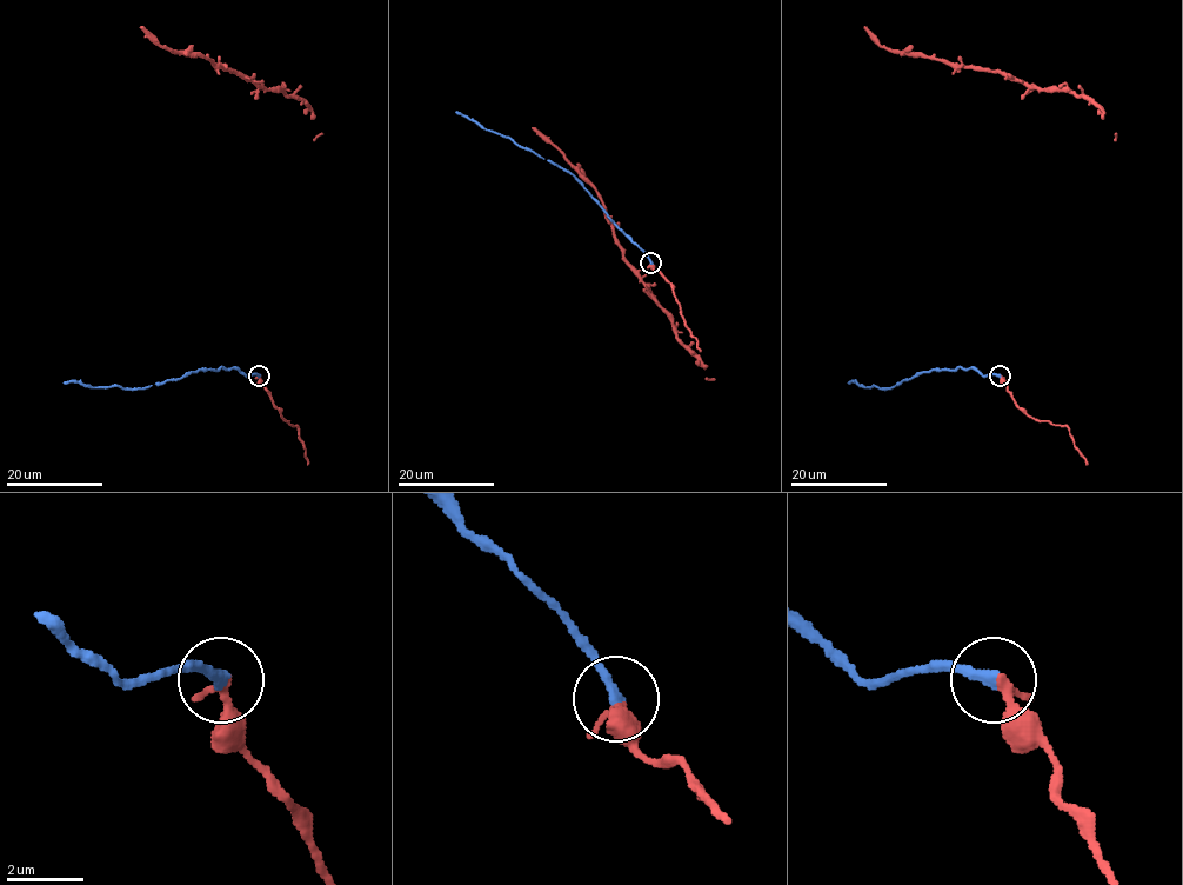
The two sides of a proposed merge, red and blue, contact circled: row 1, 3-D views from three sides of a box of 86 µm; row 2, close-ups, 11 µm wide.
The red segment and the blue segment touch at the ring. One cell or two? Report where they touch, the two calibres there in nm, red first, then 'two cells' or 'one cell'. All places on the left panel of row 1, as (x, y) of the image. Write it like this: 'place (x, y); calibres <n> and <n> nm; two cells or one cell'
place (259, 376); calibres 280 and 300 nm; one cell

